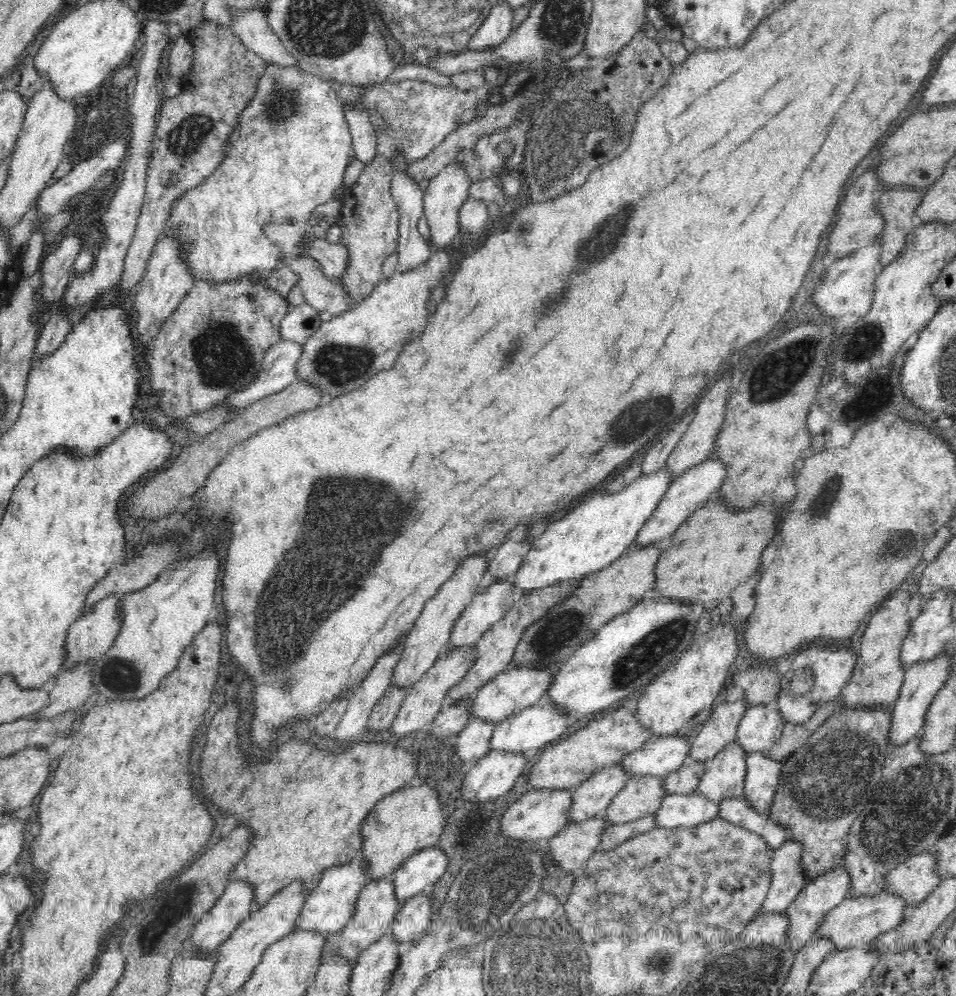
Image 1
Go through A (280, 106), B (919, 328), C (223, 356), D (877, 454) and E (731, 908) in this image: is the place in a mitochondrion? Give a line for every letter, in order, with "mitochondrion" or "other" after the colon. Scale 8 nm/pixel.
A: mitochondrion
B: other
C: mitochondrion
D: other
E: other

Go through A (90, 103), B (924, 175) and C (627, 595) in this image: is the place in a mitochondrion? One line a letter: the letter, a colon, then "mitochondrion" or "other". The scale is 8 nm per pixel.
A: other
B: other
C: other

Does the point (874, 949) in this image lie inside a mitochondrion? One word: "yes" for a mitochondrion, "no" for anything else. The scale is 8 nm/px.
no

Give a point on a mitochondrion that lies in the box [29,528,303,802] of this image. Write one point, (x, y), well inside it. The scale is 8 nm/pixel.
(119, 675)

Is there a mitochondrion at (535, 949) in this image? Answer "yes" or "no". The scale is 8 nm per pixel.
yes

